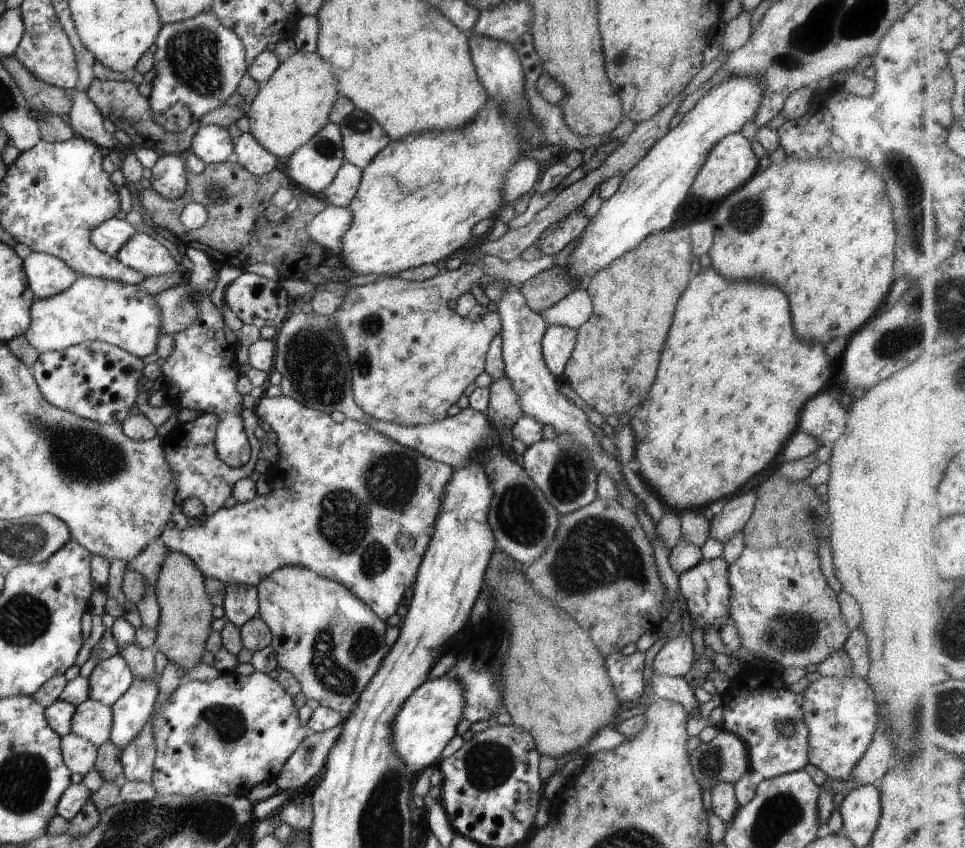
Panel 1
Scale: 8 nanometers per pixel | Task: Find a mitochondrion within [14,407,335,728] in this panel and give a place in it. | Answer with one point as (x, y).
(84, 459)

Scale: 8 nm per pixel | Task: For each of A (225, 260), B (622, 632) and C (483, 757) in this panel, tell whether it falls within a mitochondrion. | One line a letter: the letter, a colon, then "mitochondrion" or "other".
A: other
B: other
C: mitochondrion

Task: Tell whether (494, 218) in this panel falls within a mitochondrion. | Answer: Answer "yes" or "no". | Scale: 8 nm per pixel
no

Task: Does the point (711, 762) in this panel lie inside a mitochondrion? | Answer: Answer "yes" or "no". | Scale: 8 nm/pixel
yes

